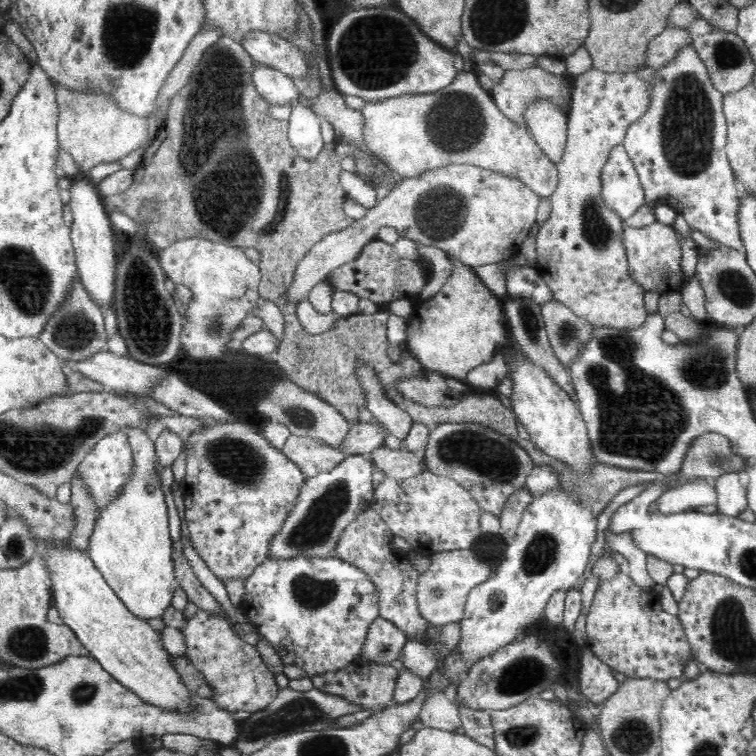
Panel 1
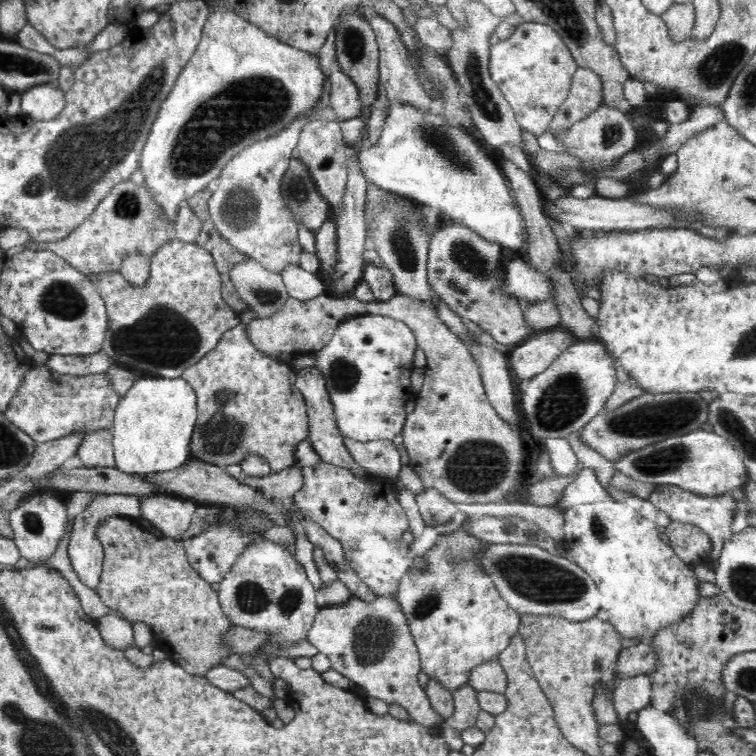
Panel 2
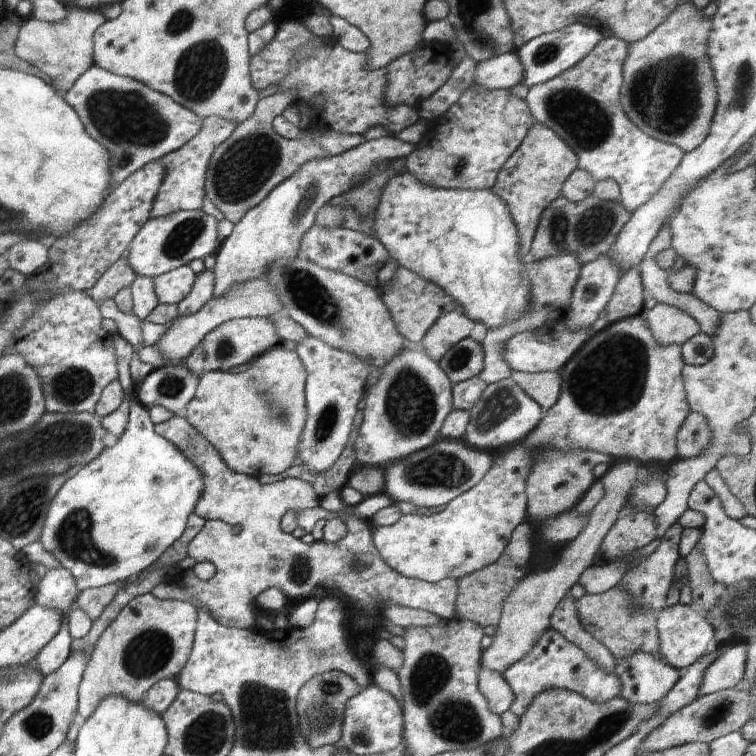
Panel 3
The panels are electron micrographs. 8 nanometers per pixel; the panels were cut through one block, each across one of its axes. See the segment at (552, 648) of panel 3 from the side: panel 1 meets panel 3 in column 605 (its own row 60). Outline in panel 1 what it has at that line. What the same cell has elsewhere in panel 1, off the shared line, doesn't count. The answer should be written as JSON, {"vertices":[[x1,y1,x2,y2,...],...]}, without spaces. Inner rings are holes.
{"vertices":[[682,46,674,59,659,68,651,84,650,106,625,132,624,148,640,177,647,201,671,206,690,225,719,244,743,251,738,229,738,204,740,194,734,185,734,171,729,163,725,146,728,136,726,117,722,109,724,95,716,90,710,80,706,65,693,46]]}

